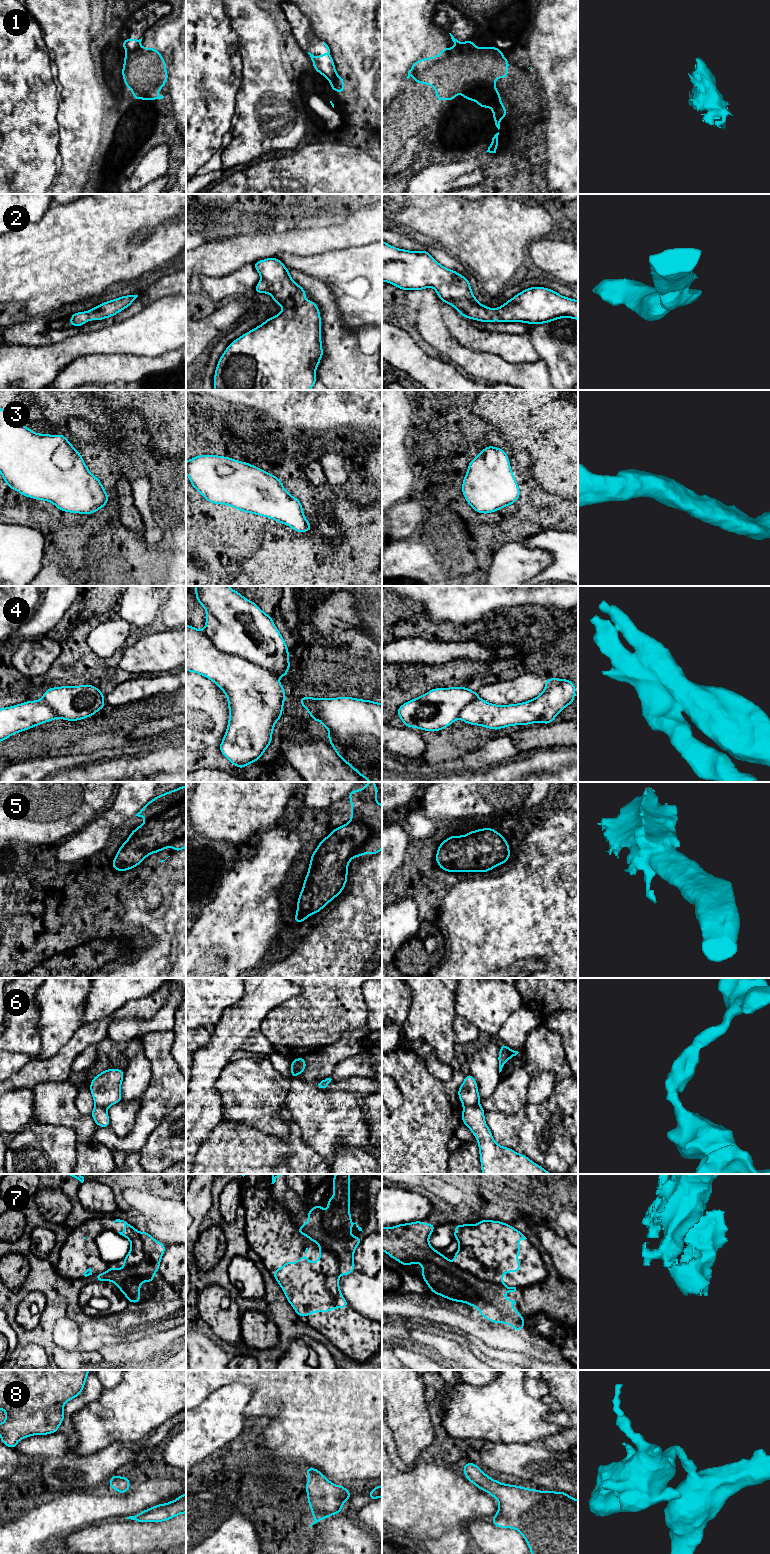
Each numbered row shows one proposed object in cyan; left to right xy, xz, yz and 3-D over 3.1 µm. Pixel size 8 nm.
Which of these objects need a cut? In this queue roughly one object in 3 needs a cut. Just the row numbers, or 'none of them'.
1, 4, 6, 7

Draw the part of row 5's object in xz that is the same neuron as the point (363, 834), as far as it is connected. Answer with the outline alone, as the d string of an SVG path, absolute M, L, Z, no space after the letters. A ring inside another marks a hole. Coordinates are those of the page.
M369 782L359 791L354 789L347 795L351 799L351 821L335 828L318 844L311 855L309 872L305 876L297 901L295 923L302 923L308 916L319 912L343 892L347 883L348 863L353 857L365 855L367 852L373 856L382 849L382 805L375 799L378 792L379 789L375 787L375 782Z

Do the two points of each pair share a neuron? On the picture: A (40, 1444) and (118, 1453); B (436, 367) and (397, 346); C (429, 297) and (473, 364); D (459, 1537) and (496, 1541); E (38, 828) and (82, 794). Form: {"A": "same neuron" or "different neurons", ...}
{"A": "same neuron", "B": "same neuron", "C": "same neuron", "D": "different neurons", "E": "same neuron"}

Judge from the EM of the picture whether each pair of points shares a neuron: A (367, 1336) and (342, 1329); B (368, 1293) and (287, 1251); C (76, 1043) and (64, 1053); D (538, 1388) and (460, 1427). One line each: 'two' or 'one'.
A: one
B: two
C: one
D: two

